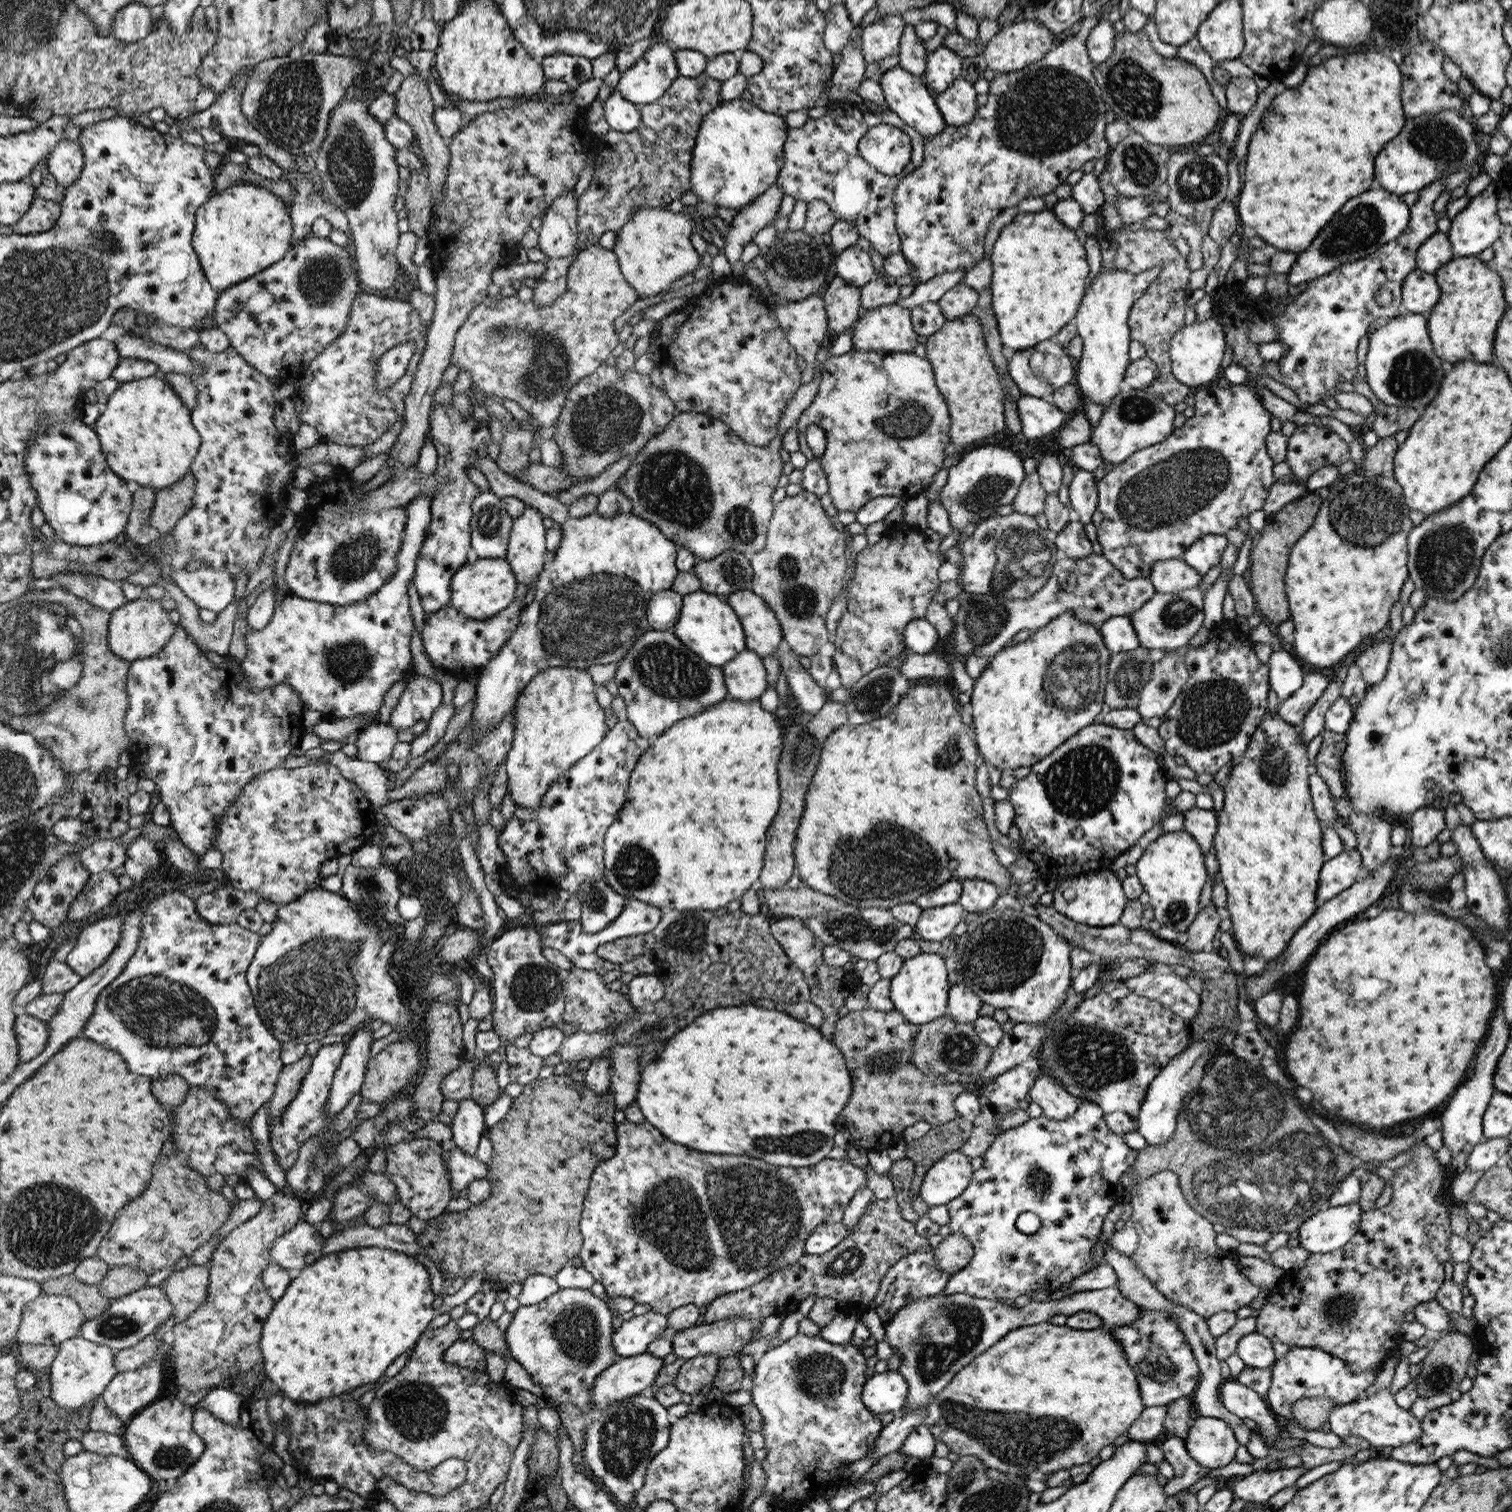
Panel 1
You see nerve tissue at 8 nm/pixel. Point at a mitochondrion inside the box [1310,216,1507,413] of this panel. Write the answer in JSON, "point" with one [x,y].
{"point":[1413,376]}

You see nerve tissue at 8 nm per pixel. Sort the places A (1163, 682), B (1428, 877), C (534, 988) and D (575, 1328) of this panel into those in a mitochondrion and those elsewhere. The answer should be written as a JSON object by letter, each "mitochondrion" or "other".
{"A":"mitochondrion","B":"mitochondrion","C":"mitochondrion","D":"mitochondrion"}

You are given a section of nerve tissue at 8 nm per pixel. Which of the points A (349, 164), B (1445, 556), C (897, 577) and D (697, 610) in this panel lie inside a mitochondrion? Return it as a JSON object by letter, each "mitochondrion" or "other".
{"A":"mitochondrion","B":"mitochondrion","C":"other","D":"other"}

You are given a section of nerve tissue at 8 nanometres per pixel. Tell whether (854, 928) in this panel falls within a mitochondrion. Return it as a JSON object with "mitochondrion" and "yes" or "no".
{"mitochondrion":"yes"}

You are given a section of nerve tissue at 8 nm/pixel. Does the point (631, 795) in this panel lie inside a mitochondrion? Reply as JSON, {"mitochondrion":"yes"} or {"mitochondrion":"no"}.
{"mitochondrion":"no"}

